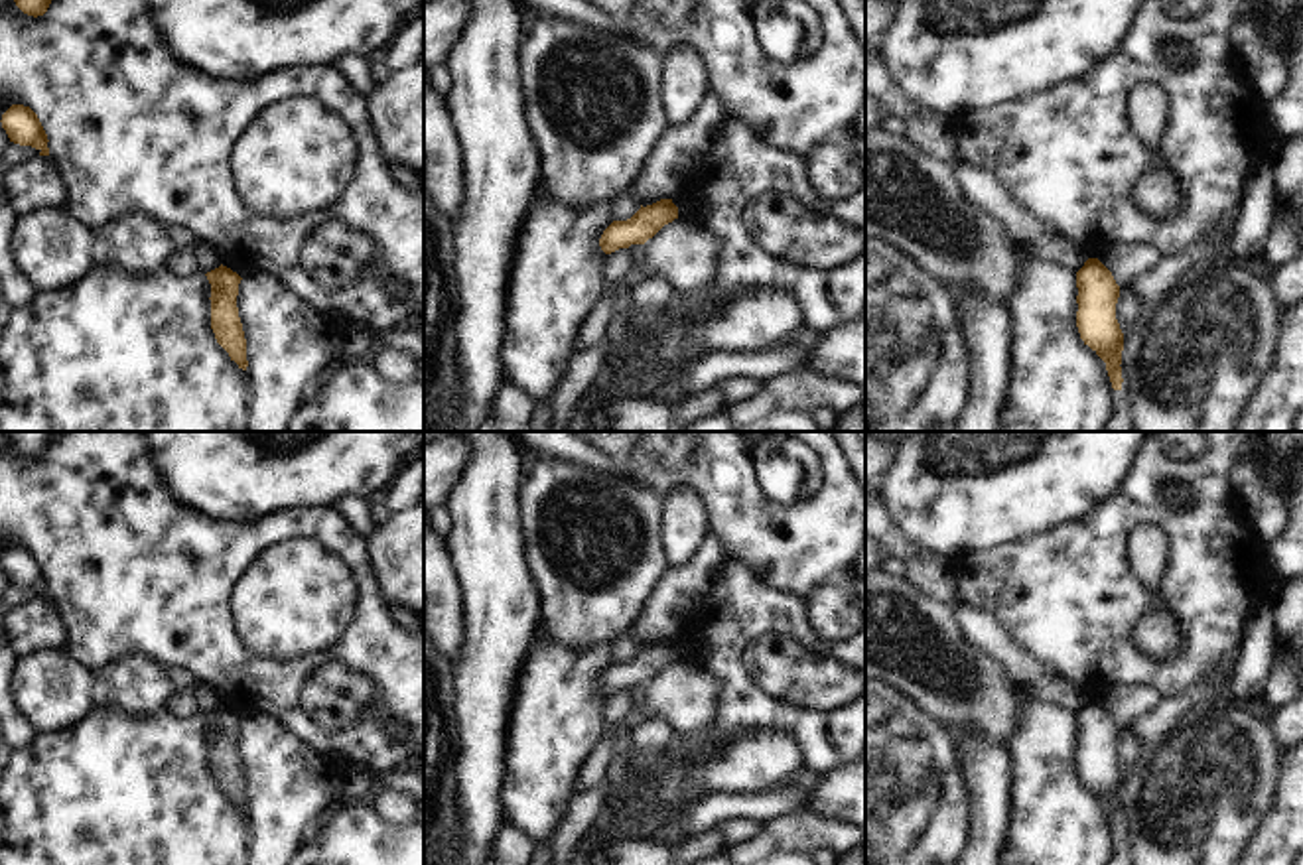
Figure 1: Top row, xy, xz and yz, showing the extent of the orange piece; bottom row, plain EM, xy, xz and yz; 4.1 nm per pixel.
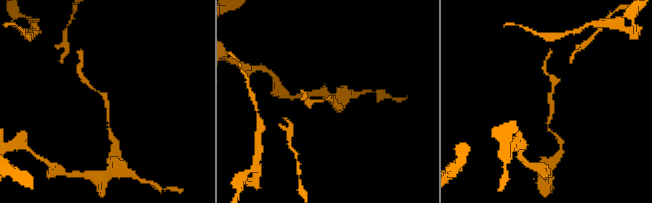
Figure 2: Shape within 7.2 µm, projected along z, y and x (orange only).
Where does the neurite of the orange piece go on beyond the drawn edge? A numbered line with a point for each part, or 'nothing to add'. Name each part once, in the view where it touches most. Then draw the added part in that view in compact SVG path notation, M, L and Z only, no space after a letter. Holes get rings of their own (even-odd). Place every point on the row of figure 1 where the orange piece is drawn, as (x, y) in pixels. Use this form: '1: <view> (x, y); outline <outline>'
nothing to add

